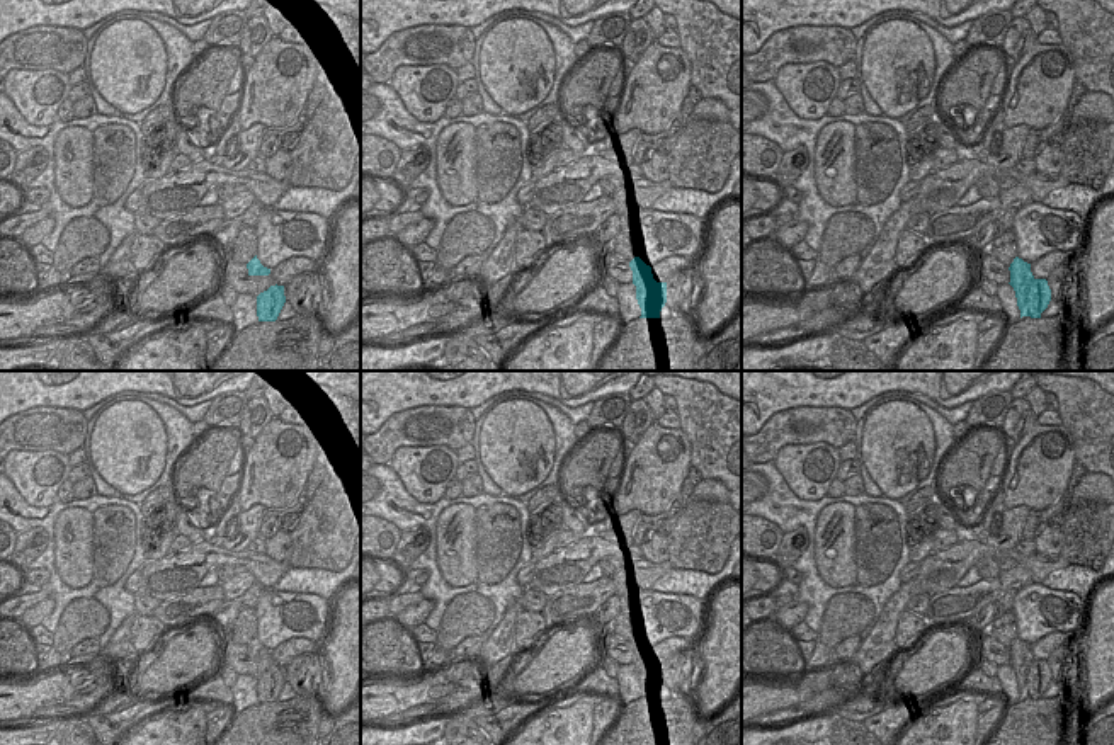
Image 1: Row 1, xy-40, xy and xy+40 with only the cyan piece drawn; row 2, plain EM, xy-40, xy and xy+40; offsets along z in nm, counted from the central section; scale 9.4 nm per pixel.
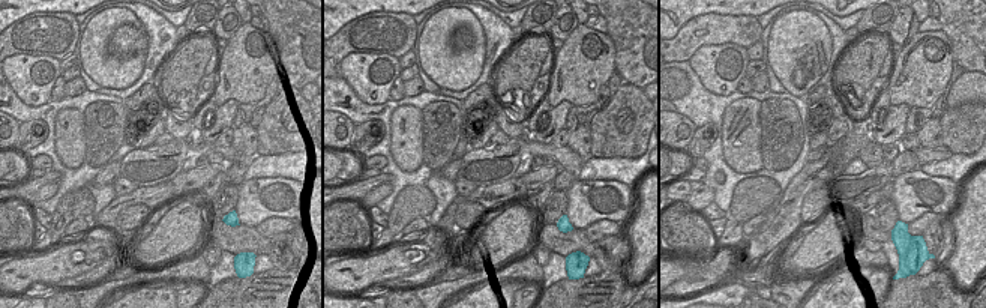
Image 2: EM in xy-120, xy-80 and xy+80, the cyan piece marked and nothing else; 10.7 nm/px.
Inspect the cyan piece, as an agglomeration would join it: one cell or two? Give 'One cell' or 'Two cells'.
Two cells.

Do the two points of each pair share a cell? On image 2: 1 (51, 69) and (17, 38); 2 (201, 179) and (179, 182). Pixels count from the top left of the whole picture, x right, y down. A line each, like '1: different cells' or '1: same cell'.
1: different cells
2: same cell

